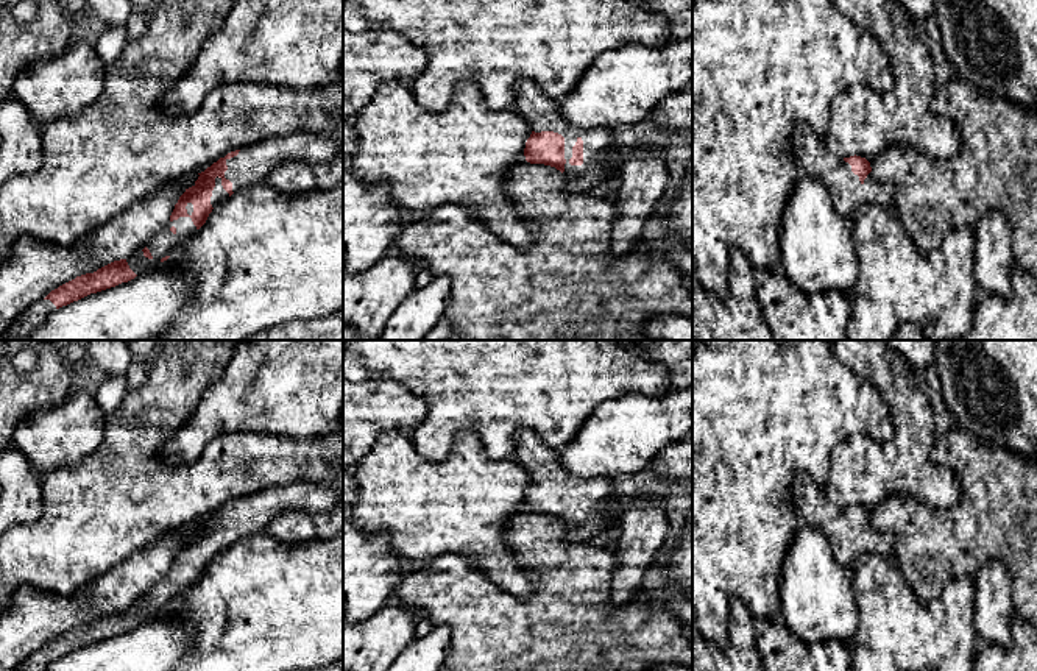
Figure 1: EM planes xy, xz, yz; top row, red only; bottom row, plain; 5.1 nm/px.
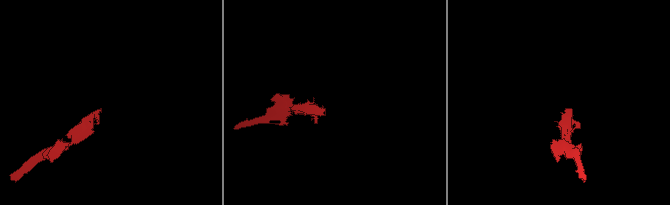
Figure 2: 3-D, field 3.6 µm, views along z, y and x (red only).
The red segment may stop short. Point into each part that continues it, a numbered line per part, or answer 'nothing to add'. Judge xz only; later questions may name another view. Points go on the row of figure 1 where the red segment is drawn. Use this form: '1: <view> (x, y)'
1: xz (541, 113)

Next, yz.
1: yz (813, 156)

